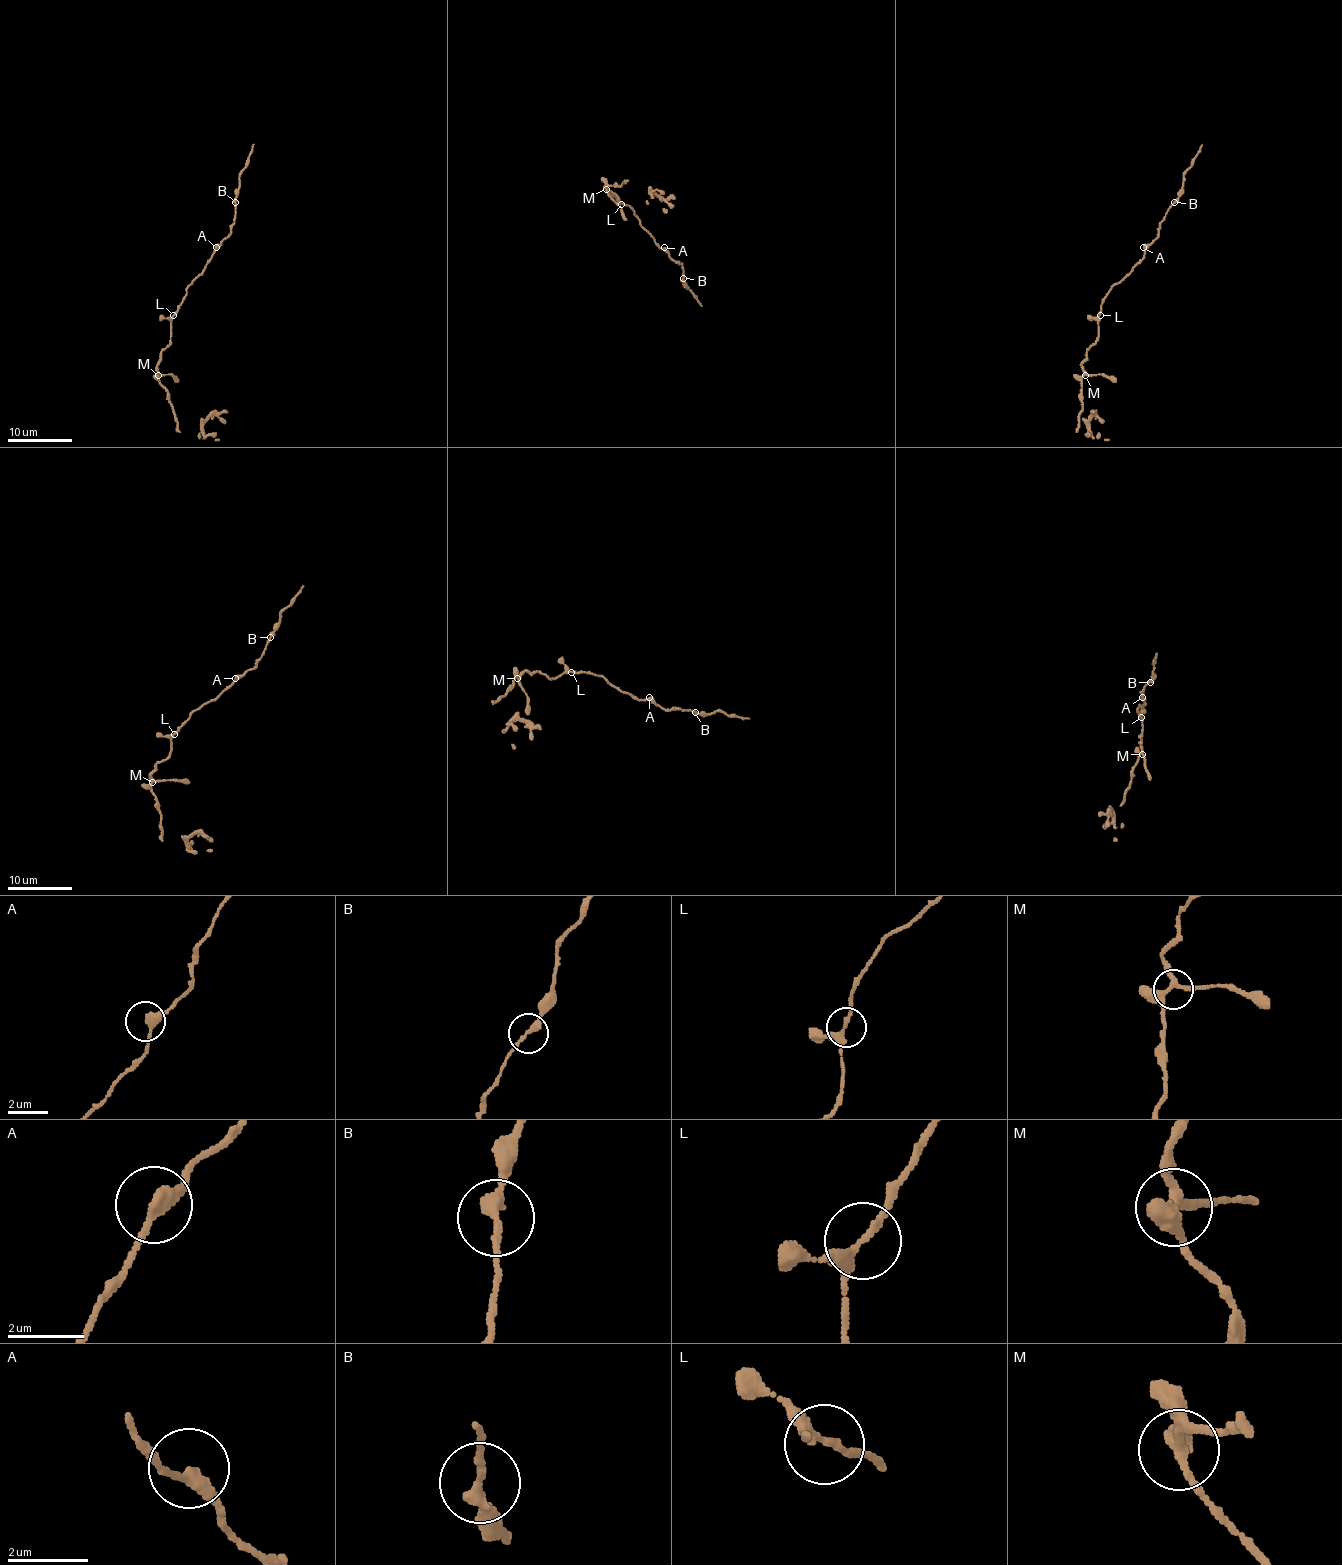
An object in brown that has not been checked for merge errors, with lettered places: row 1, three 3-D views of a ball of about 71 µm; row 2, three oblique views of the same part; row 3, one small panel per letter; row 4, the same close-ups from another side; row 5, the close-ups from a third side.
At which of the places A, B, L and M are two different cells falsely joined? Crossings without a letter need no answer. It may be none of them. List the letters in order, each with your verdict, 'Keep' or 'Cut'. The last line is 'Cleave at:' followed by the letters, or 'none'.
A: Keep
B: Keep
L: Keep
M: Keep
Cleave at: none

